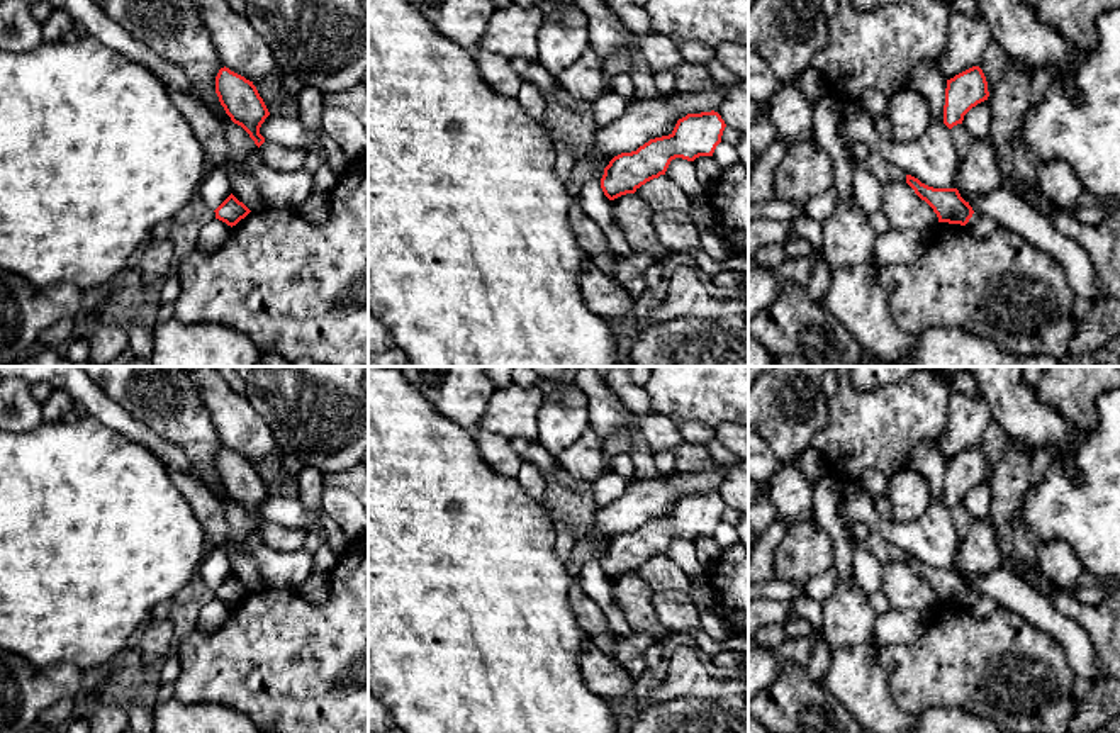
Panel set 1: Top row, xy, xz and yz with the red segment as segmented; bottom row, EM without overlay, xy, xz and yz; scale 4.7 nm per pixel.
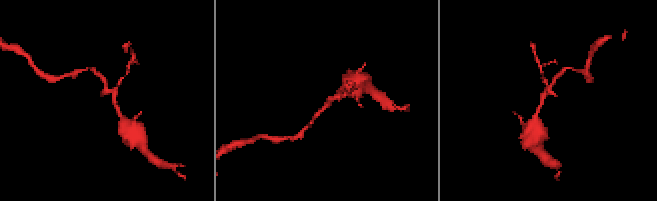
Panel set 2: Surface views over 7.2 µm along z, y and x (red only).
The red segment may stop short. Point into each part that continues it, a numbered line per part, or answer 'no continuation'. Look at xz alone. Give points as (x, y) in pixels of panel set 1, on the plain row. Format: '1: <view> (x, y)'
no continuation

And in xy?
no continuation

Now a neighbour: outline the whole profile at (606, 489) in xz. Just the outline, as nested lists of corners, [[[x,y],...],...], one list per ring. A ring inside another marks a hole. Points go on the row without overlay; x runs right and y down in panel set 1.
[[[608,472],[596,482],[592,482],[592,495],[596,502],[602,507],[619,499],[628,489],[628,485],[630,480],[614,472]]]

